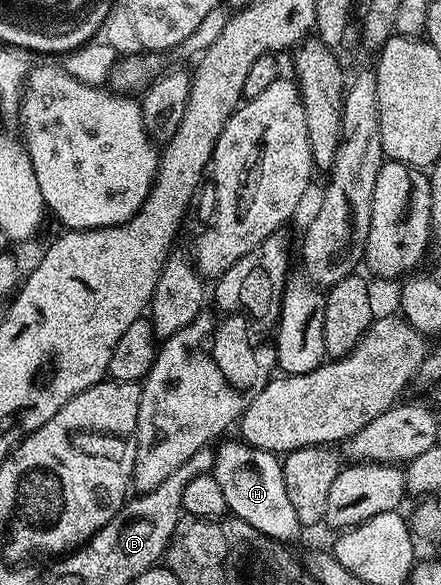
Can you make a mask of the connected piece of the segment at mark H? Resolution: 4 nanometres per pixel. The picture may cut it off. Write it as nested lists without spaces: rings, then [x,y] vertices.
[[[235,440],[222,441],[218,445],[212,470],[213,478],[227,499],[230,513],[278,542],[292,543],[303,527],[287,493],[280,457],[243,440]]]

